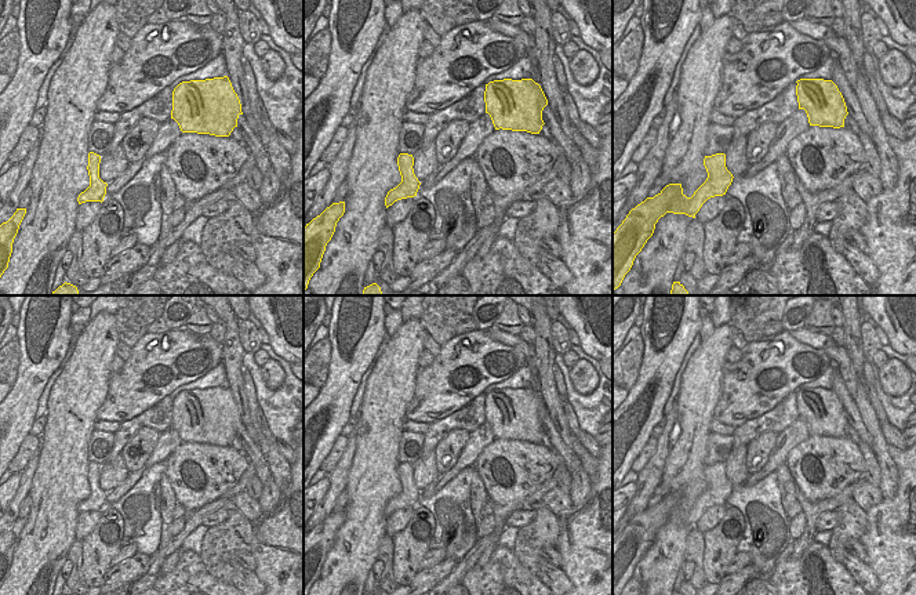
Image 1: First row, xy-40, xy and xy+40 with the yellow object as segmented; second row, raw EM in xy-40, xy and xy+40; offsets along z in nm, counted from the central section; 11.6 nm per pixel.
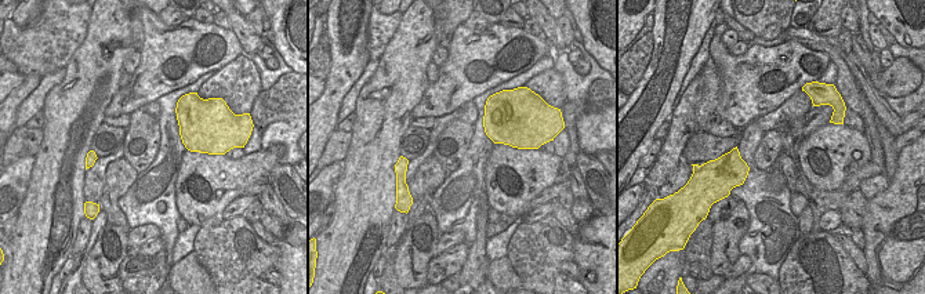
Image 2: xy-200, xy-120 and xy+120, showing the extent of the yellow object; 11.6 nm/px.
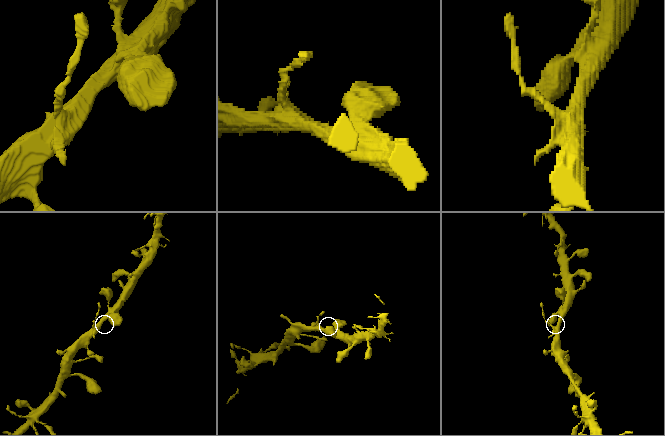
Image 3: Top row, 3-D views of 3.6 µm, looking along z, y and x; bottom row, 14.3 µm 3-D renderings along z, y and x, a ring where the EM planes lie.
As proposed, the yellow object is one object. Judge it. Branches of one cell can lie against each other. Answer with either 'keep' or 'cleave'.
cleave

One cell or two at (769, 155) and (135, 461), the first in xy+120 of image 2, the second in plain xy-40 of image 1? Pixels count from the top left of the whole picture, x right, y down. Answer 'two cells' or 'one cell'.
one cell

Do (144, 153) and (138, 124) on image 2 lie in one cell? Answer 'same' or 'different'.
same

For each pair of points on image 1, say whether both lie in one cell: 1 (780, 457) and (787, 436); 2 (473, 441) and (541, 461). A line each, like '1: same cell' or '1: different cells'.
1: same cell
2: different cells

